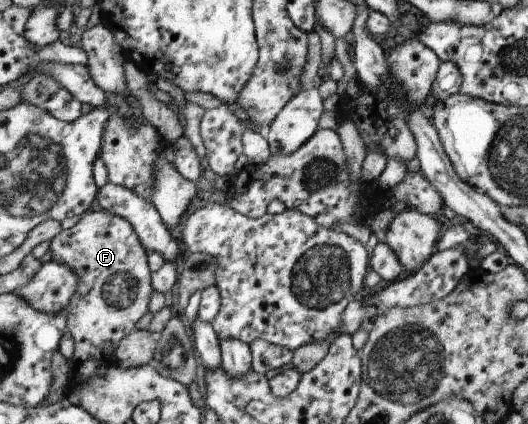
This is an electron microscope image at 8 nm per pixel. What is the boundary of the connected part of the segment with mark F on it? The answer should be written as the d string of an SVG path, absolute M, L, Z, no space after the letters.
M101 211L83 213L71 228L61 229L51 240L46 258L65 264L77 274L73 294L67 303L66 328L73 340L73 353L68 360L70 387L92 378L93 372L109 365L118 342L124 335L135 330L135 322L145 314L151 296L151 272L147 264L147 251L139 242L133 227L116 214Z

